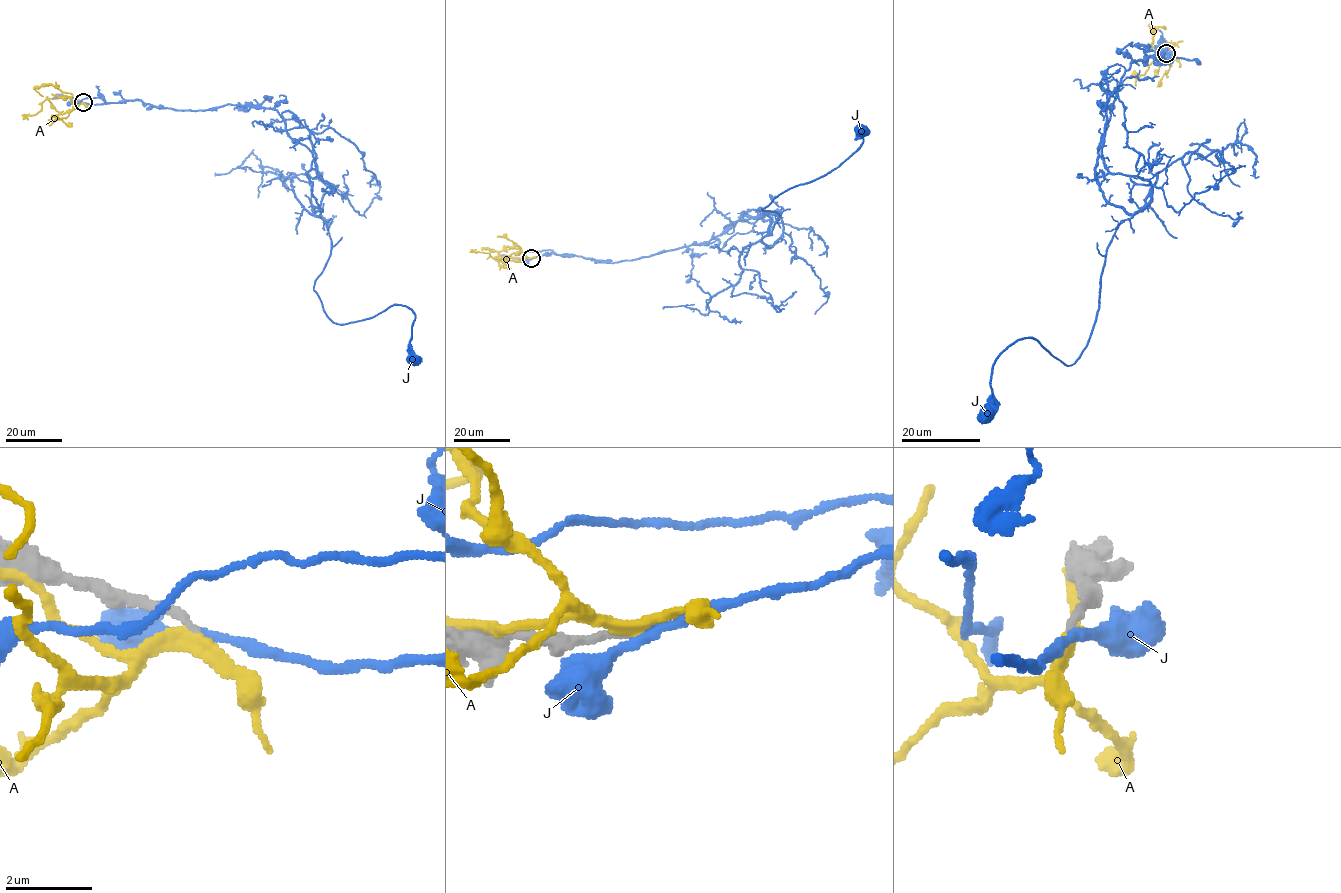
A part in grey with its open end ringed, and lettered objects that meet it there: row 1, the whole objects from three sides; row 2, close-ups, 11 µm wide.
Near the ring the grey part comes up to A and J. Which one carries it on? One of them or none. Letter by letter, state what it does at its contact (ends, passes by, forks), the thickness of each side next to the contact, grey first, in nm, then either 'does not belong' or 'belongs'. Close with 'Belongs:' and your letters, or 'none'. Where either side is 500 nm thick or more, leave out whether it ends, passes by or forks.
A: it passes by; calibres 200 and 280 nm; does not belong
J: it passes by; calibres 200 and 240 nm; belongs
Belongs: J

